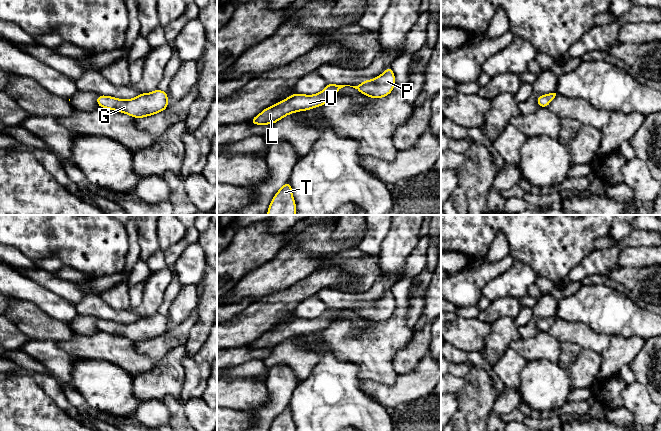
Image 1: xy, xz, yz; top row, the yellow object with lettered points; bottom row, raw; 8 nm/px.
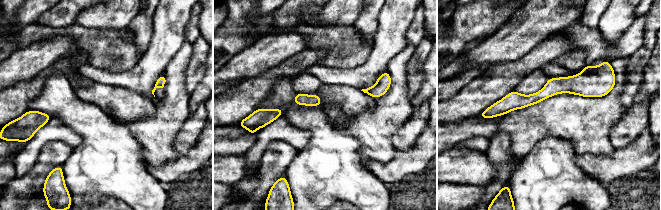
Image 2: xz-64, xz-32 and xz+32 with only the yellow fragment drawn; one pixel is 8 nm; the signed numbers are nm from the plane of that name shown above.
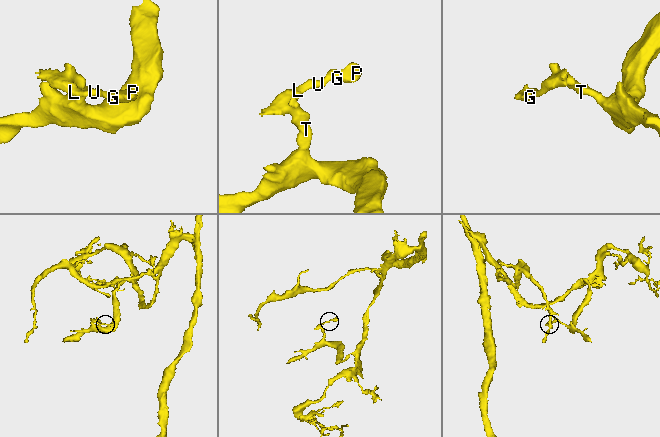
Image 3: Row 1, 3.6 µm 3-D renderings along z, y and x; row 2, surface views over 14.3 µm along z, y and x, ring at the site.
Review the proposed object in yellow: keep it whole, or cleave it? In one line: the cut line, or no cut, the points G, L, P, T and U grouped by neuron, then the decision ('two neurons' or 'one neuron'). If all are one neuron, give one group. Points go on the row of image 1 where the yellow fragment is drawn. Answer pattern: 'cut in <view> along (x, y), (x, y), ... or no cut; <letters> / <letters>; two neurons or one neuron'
no cut; G L P T U; one neuron

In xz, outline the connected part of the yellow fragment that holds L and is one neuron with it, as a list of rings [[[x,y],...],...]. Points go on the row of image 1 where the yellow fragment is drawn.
[[[327,83],[323,91],[314,95],[292,94],[288,98],[265,108],[260,114],[250,120],[250,123],[255,125],[275,124],[291,113],[307,111],[325,105],[332,95],[345,86],[350,85]]]

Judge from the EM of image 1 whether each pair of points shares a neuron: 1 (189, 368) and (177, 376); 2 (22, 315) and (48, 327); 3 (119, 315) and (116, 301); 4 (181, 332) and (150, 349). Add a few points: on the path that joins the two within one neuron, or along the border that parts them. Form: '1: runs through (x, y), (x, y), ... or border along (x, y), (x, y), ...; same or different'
1: border along (185, 355), (182, 360), (184, 381), (179, 394); different
2: runs through (28, 317), (35, 324), (42, 327); same
3: border along (99, 295), (113, 308), (129, 308); different
4: runs through (173, 337), (158, 347); same

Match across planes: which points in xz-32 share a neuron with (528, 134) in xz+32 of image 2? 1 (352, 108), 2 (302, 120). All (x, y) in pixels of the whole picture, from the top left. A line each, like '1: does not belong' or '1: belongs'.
1: does not belong
2: does not belong

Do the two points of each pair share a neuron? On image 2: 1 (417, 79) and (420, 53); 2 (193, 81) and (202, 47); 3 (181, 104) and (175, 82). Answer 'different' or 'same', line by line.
1: same
2: same
3: same

